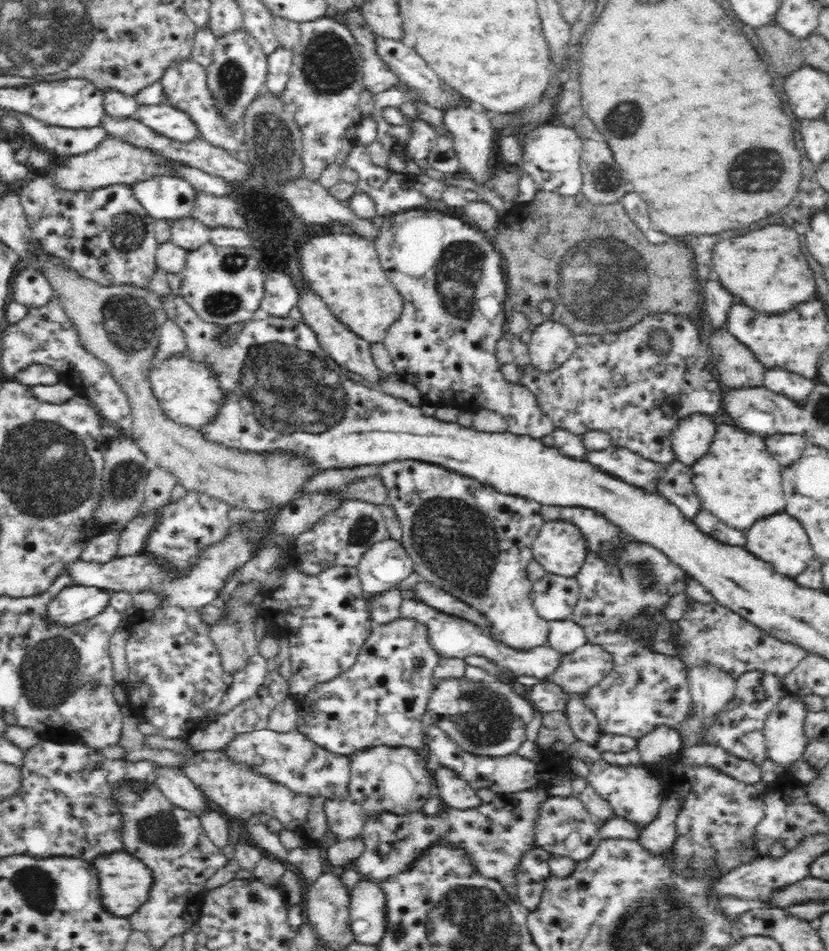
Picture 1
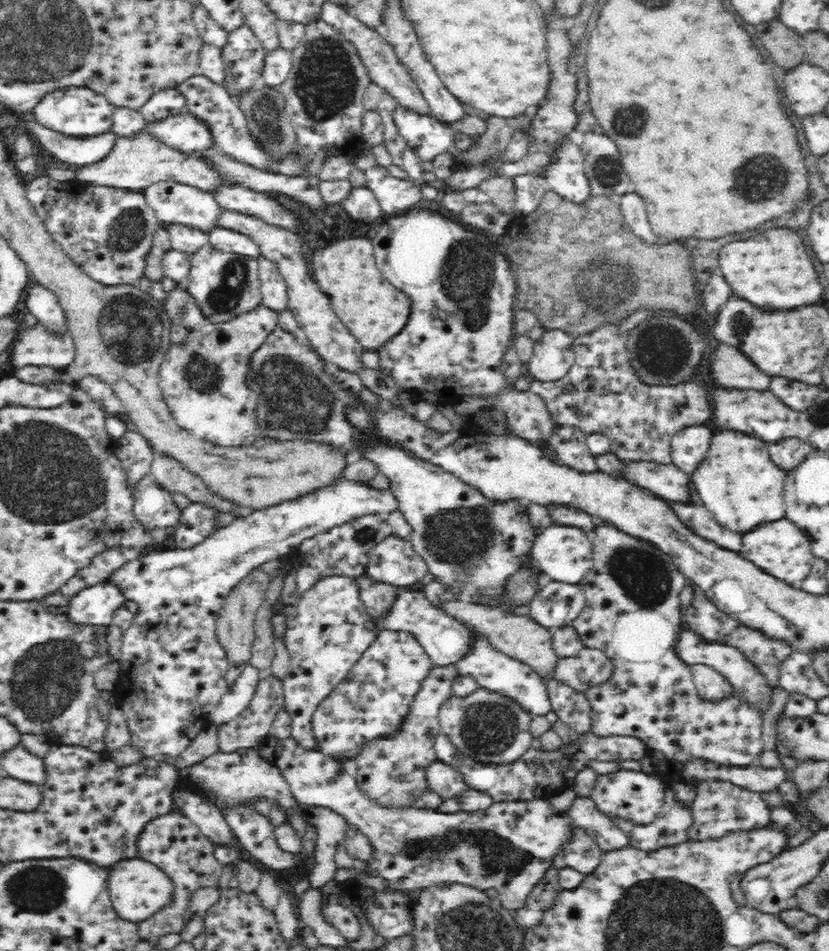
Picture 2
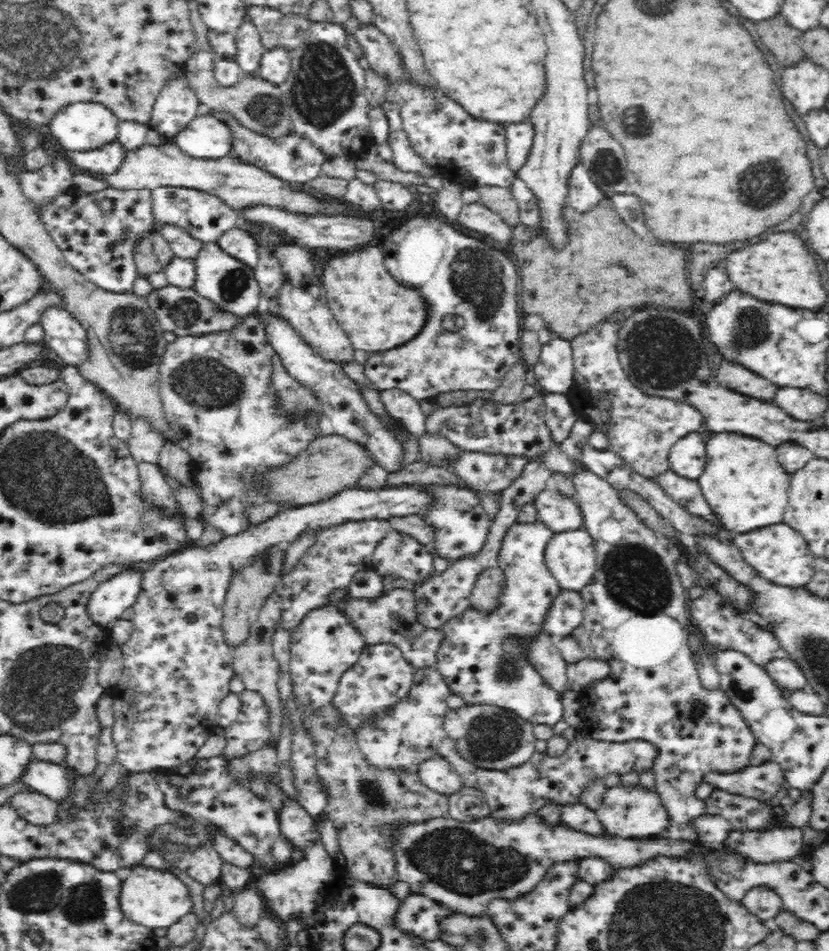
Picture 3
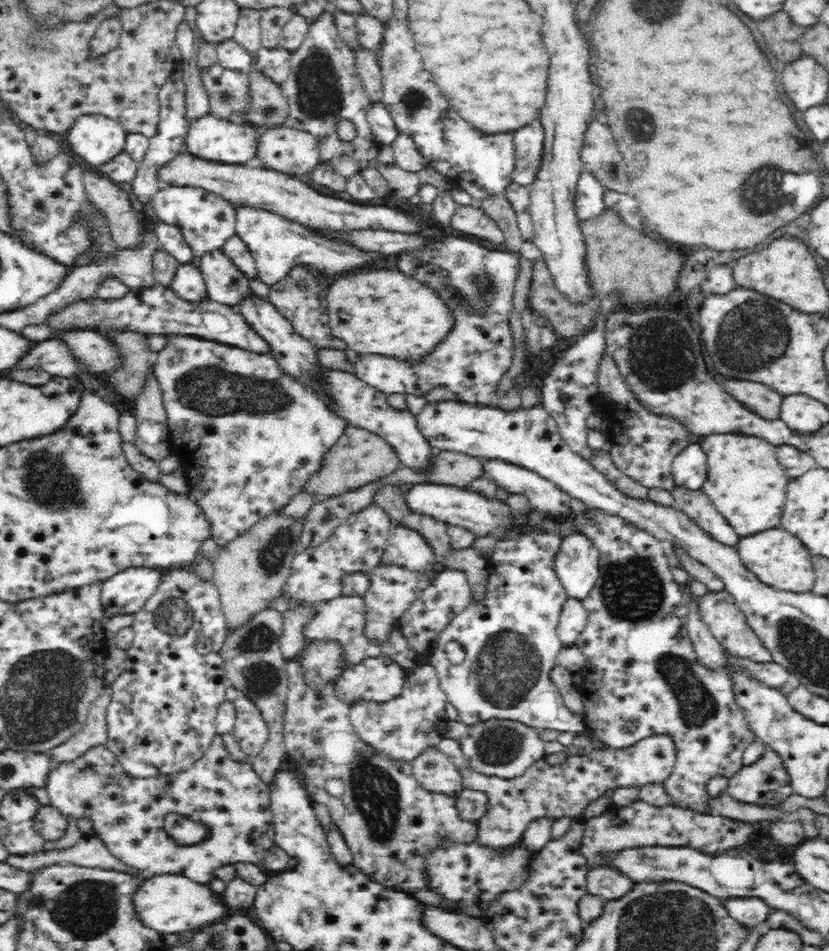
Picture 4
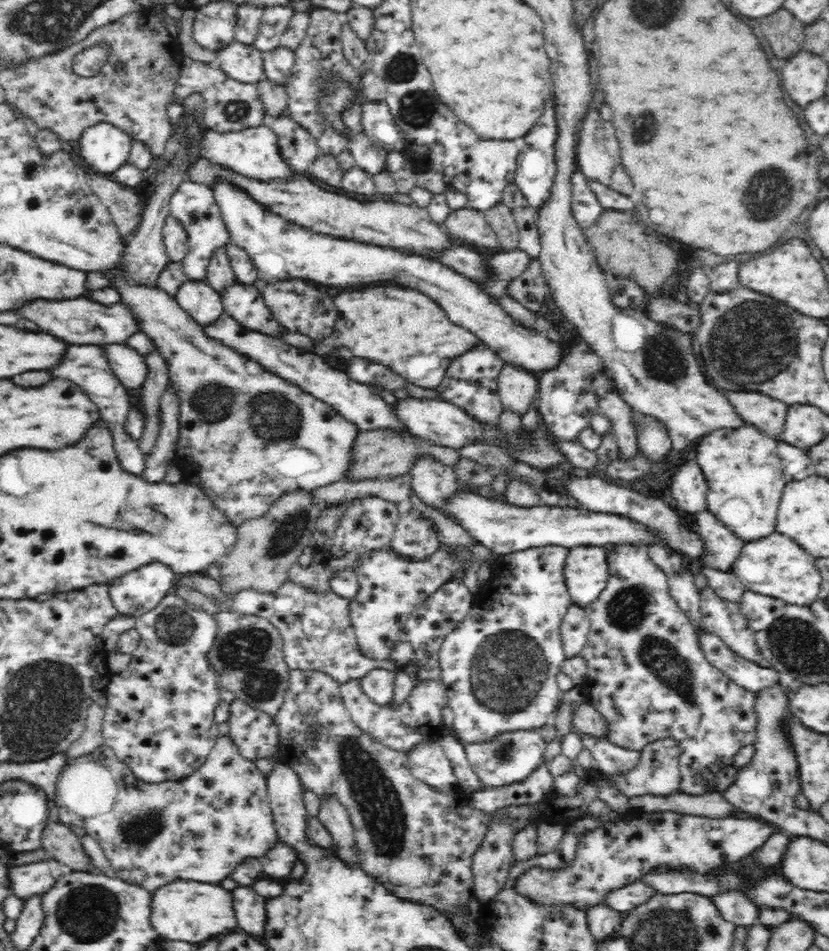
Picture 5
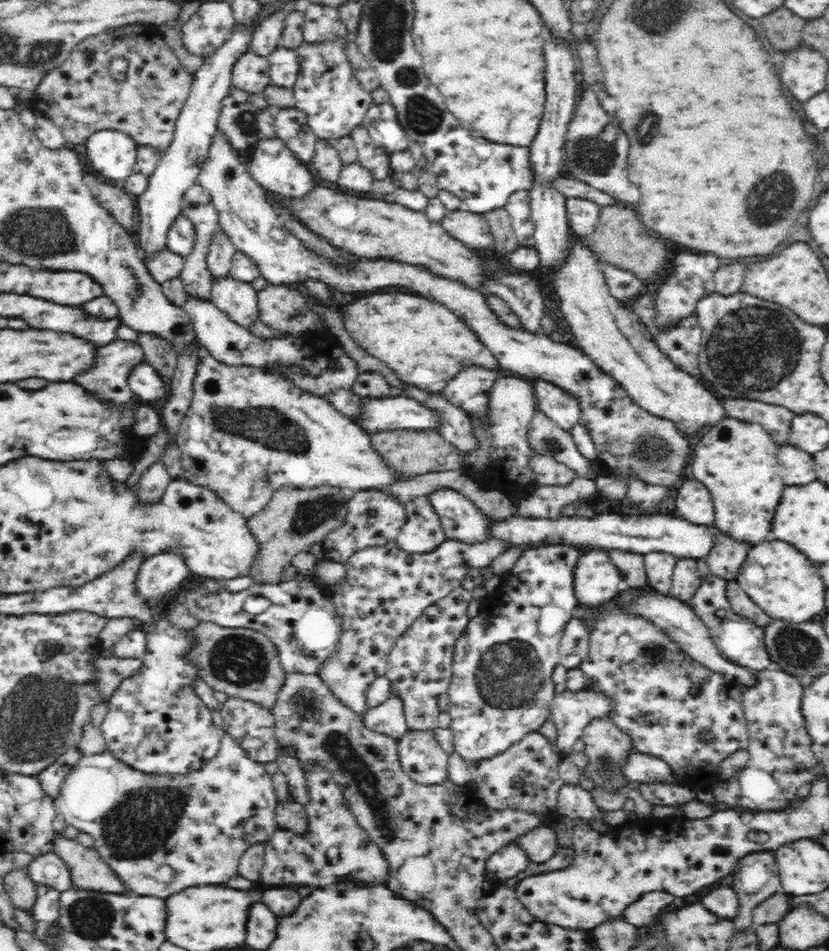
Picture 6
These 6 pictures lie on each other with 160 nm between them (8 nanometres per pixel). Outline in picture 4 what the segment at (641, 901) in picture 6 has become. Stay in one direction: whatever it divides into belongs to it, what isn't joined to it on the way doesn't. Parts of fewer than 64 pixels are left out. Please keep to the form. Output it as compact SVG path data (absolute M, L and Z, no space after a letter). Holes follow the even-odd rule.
M606 864L590 866L587 872L587 892L604 900L624 896L634 881Z

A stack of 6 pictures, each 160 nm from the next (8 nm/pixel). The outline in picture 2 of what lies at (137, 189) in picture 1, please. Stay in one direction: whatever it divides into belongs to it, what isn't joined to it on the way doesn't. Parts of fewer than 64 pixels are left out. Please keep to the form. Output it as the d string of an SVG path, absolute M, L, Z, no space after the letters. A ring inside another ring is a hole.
M161 180L149 184L142 190L142 193L145 202L154 211L161 225L183 224L198 228L206 233L216 228L215 220L222 208L219 208L218 203L208 191L200 190L200 188L188 184Z

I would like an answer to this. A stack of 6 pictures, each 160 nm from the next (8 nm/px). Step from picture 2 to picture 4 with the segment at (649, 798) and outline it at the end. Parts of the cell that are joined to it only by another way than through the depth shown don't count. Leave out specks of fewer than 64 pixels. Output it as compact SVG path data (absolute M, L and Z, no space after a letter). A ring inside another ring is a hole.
M638 798L628 806L612 805L601 815L584 820L580 848L589 866L607 865L601 856L610 851L655 844L688 845L700 849L704 854L718 855L752 840L756 830L757 826L732 817L702 814L674 805L654 806Z

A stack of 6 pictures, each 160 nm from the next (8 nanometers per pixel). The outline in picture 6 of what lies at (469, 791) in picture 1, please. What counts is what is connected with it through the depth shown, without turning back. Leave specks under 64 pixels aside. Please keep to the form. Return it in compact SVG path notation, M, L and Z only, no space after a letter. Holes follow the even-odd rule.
M408 730L404 736L397 739L398 754L402 768L412 780L425 785L444 784L448 778L447 754L439 745L434 730Z

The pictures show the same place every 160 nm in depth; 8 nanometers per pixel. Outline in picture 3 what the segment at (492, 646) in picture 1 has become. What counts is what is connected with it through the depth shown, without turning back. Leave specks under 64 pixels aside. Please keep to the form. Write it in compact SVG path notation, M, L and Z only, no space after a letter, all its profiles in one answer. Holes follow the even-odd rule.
M396 587L378 598L348 598L348 602L340 604L340 609L348 613L358 632L364 633L367 645L396 644L402 649L402 655L418 669L438 664L438 652L446 642L446 633L441 627L428 627L418 619L415 589Z

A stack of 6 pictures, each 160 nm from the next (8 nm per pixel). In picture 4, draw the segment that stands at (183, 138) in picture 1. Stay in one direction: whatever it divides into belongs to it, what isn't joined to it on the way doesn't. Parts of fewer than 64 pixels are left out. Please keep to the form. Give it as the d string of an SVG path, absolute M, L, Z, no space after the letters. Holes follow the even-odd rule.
M208 112L196 117L188 130L185 138L185 152L190 155L219 163L252 164L255 156L255 138L262 129Z

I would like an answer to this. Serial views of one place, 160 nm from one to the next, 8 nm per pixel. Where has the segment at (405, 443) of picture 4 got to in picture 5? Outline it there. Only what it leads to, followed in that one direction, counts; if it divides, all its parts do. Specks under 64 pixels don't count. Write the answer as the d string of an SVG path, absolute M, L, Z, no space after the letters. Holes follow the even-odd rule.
M84 296L57 301L36 300L36 304L28 304L18 311L23 318L36 323L43 332L60 338L68 344L105 345L110 343L126 344L126 340L140 332L140 319L134 315L132 307L124 301L104 305ZM226 309L209 323L201 326L201 331L214 340L232 347L240 354L264 365L270 372L276 373L280 378L299 386L304 392L329 404L345 420L352 422L358 431L392 431L398 435L408 435L407 425L399 418L399 414L392 409L378 391L374 391L367 384L356 382L350 378L345 370L337 371L329 367L323 357L314 352L301 352L295 346L282 342L264 333L253 331L236 321ZM420 456L407 475L416 496L428 506L438 509L454 492L460 492L456 485L453 469L435 456Z

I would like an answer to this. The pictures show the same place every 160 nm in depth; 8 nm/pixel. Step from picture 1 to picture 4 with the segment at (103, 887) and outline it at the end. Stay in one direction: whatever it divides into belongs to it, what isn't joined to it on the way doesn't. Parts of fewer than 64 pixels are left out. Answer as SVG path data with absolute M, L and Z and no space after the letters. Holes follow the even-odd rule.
M156 873L141 880L133 892L132 905L140 923L158 933L180 934L184 930L200 931L204 926L214 924L226 914L221 897L215 897L207 884L194 882L176 873Z

